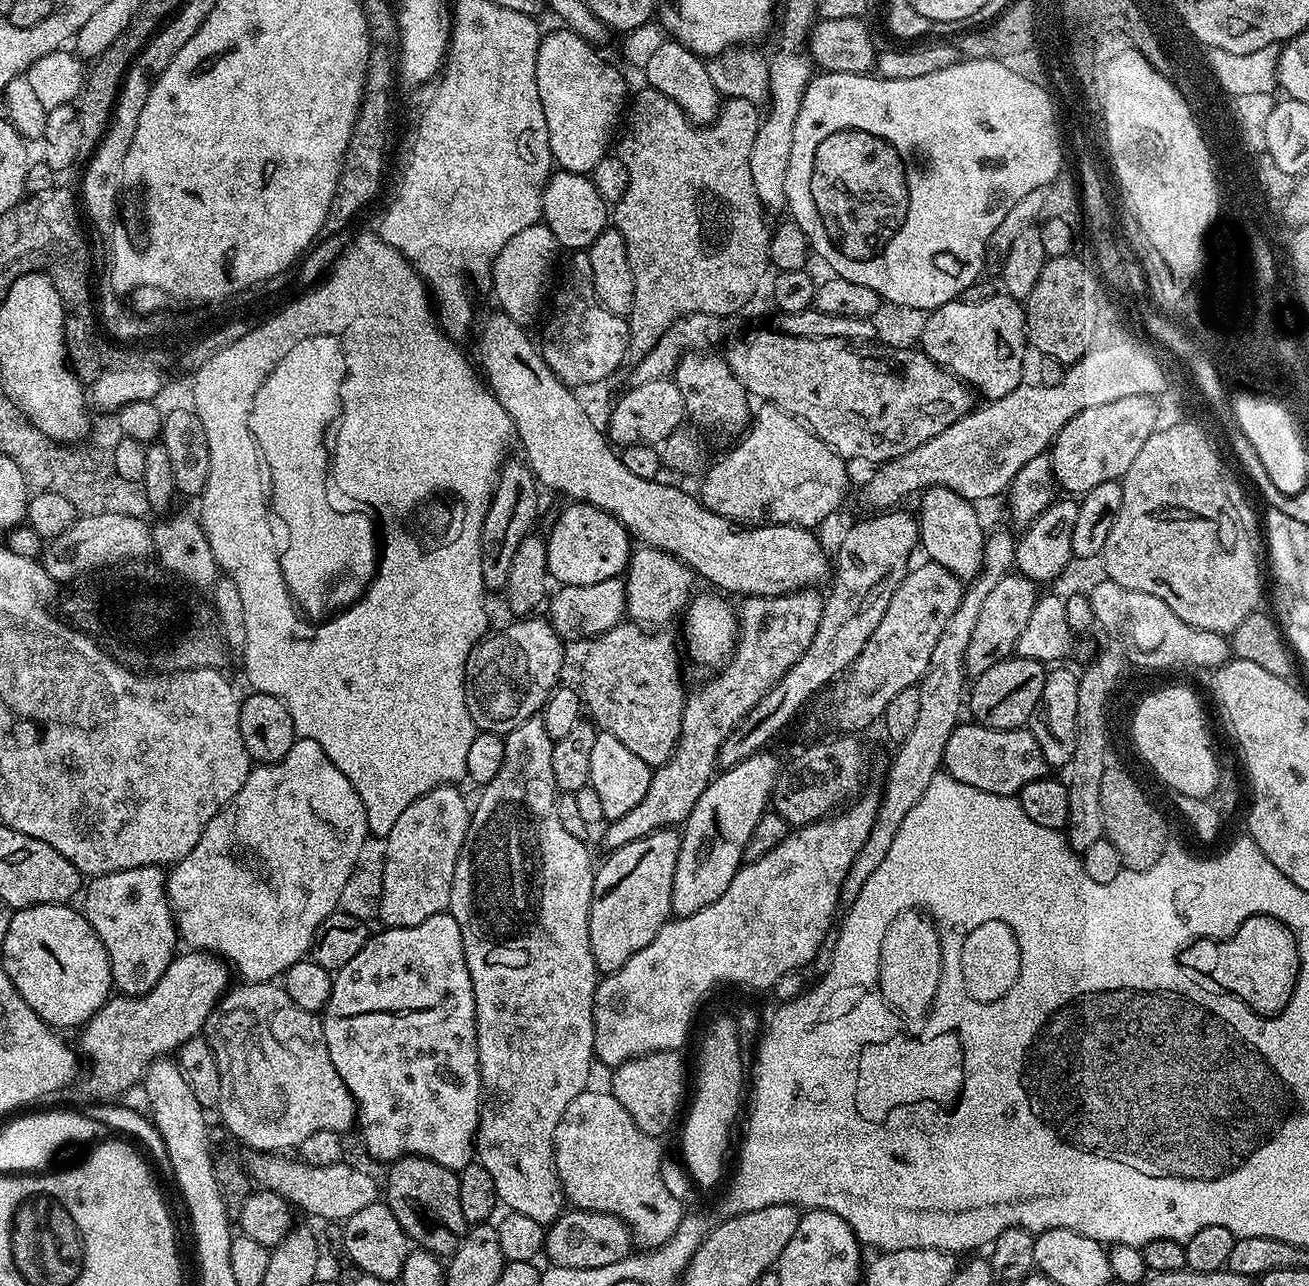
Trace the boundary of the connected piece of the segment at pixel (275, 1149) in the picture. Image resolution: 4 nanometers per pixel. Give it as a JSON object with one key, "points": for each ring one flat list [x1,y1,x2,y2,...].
{"points":[[244,982,239,985,229,987,216,1002,216,1008,209,1014,208,1020,204,1023,203,1037,212,1047,214,1058,218,1062,218,1074,222,1082,222,1094,218,1105,218,1113,224,1119,224,1124,228,1127,228,1132,232,1136,237,1136,242,1143,256,1154,280,1154,283,1148,299,1149,302,1142,306,1142,306,1137,315,1134,318,1130,334,1130,335,1132,347,1133,348,1127,357,1123,356,1119,356,1099,350,1094,350,1090,338,1078,338,1070,334,1070,334,1062,330,1062,330,1050,326,1050,326,1038,324,1037,324,1025,321,1017,315,1012,307,1012,293,1004,287,990,276,982]]}

